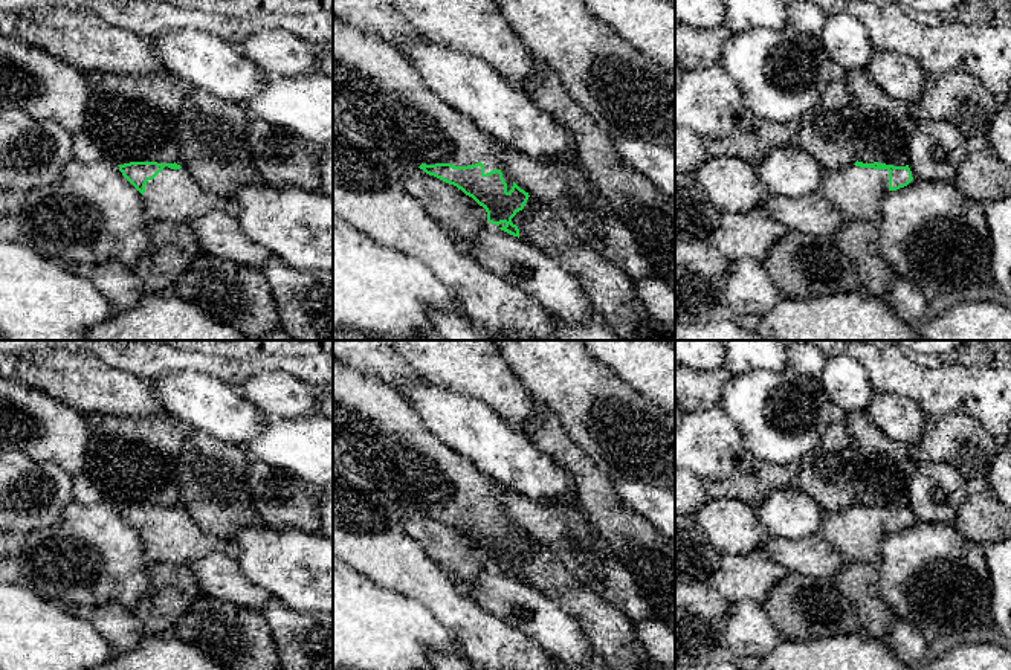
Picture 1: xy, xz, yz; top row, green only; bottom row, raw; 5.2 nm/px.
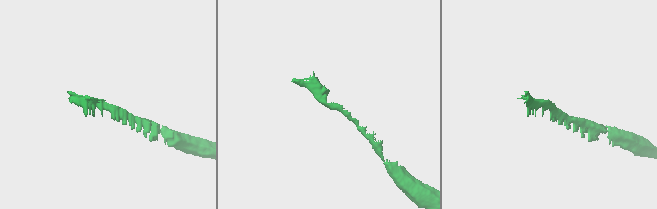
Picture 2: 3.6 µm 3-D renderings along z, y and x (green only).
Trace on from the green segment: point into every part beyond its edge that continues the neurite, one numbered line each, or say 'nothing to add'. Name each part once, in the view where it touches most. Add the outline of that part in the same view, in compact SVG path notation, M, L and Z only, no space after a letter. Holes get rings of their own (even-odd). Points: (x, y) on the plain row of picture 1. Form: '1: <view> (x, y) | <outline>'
1: xz (373, 425) | M333 356L333 444L338 446L348 461L362 462L376 481L408 481L409 491L400 498L409 508L420 508L422 505L451 505L454 508L467 508L481 504L484 516L499 511L507 525L507 534L513 528L513 520L504 511L499 494L501 487L496 481L481 473L467 458L451 449L441 438L438 438L414 411L414 407L402 397L400 392L380 380L370 377L347 362Z

